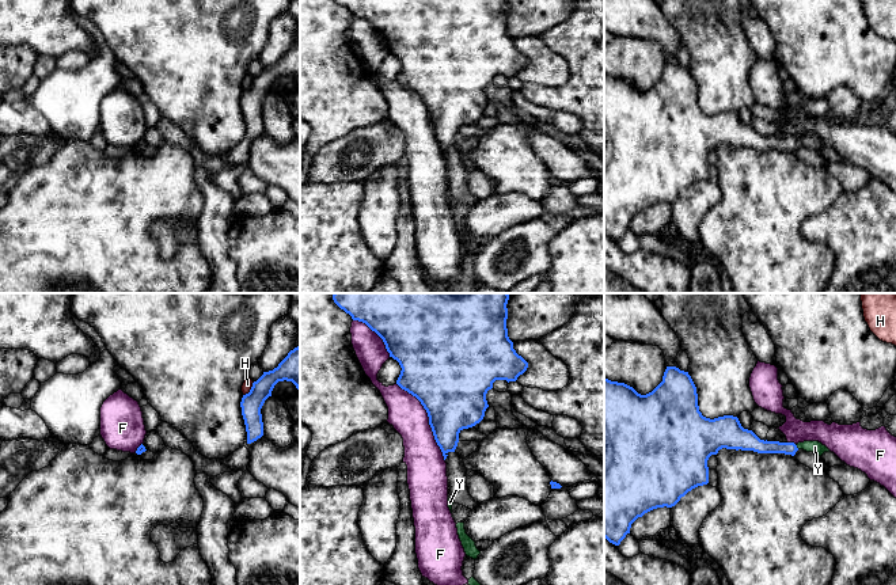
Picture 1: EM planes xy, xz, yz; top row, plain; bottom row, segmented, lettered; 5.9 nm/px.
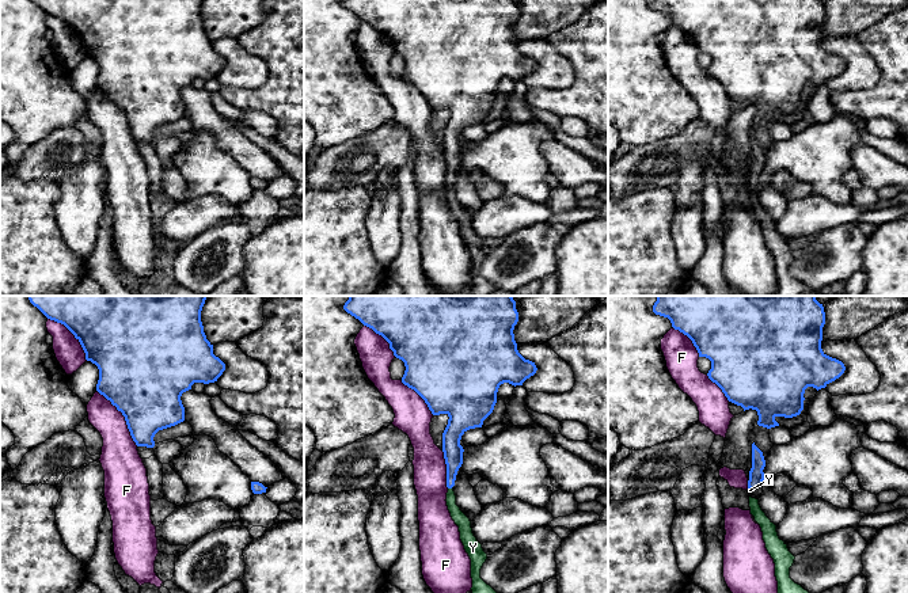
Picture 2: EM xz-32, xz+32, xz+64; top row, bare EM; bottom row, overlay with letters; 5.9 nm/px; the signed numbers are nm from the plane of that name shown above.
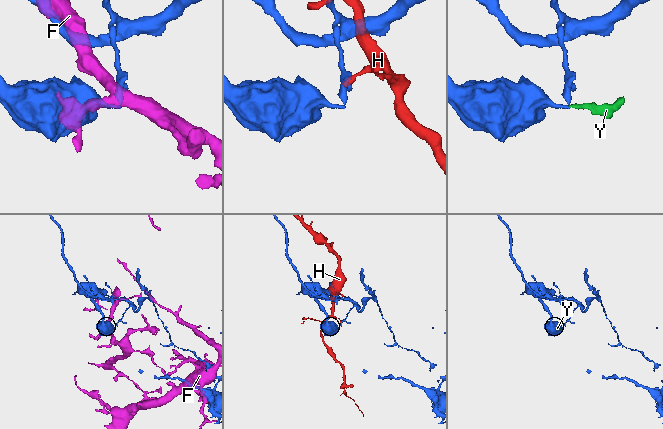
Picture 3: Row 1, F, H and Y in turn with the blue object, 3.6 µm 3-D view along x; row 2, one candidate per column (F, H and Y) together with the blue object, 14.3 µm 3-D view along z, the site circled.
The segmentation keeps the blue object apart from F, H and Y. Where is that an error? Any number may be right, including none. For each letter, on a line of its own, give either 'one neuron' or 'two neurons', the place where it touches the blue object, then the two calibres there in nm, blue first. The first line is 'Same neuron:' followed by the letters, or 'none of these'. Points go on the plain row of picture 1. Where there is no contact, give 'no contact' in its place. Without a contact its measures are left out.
Same neuron: Y
F: two neurons | xz (429, 116) | 420/220 nm
H: two neurons | xy (250, 86) | 130/60 nm
Y: one neuron | yz (796, 143) | 90/70 nm

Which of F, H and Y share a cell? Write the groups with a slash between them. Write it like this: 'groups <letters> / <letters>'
groups F / H / Y

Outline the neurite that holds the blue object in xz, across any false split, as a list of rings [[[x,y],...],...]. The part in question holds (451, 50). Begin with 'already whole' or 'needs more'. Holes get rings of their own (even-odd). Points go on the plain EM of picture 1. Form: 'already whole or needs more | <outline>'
already whole | [[[337,0],[353,16],[365,19],[384,38],[390,53],[402,64],[396,80],[415,92],[429,113],[434,136],[444,156],[455,148],[459,129],[479,119],[489,103],[486,90],[496,76],[516,77],[528,58],[516,49],[508,33],[506,0]]]

